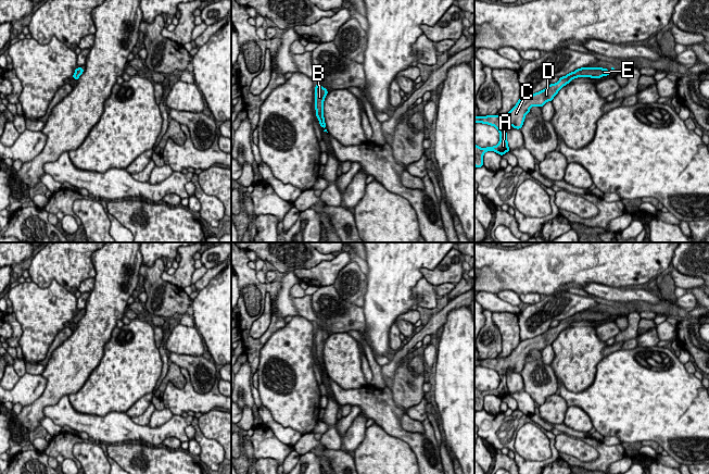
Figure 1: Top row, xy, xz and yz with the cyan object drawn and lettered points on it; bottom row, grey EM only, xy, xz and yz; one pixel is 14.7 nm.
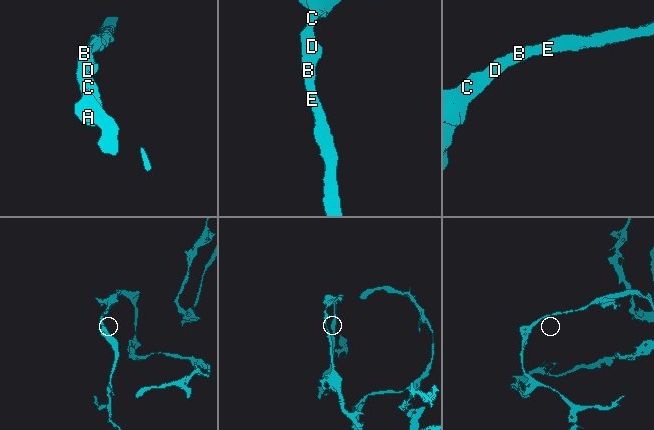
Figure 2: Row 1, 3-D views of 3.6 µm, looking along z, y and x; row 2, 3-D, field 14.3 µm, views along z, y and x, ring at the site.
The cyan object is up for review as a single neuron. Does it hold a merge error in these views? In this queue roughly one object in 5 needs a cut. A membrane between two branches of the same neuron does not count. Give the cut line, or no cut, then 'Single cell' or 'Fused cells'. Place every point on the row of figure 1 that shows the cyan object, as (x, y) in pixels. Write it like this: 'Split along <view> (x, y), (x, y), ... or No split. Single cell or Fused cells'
No split. Single cell

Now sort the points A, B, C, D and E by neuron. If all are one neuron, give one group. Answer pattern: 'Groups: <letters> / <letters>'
Groups: A B C D E

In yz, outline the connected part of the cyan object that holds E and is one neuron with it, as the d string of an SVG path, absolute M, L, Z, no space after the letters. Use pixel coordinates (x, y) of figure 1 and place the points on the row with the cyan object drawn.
M581 67L567 74L566 76L559 77L559 80L556 84L549 84L545 89L539 92L520 98L516 105L507 114L474 116L474 124L482 123L494 126L499 133L499 141L496 146L481 148L474 145L474 166L483 166L483 155L488 151L494 151L501 155L509 152L506 129L509 125L514 128L520 129L523 125L526 115L530 112L532 107L542 108L546 102L553 101L558 91L573 78L584 76L600 78L603 76L608 76L609 74L610 71L603 67Z

